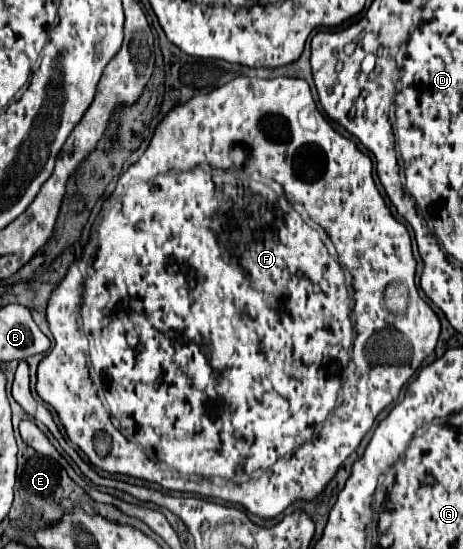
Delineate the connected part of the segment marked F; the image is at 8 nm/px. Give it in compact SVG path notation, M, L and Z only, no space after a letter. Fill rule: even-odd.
M240 76L240 78L236 78L236 80L232 80L232 82L228 82L228 84L224 84L224 86L220 86L220 88L216 88L216 90L212 90L212 92L210 92L210 94L206 94L206 96L194 96L194 98L192 98L192 100L188 100L188 102L186 102L186 104L180 104L180 106L176 106L176 108L174 108L174 110L172 110L172 112L170 112L170 114L168 114L168 116L166 116L166 118L164 118L164 120L162 120L162 122L160 122L160 126L158 126L158 128L156 128L156 132L154 132L154 136L152 136L152 140L150 140L150 146L148 146L148 148L146 148L146 152L144 152L144 154L142 154L142 156L140 156L140 160L138 160L138 162L136 162L136 164L132 164L132 166L130 166L130 168L128 168L128 170L126 170L126 172L124 172L124 174L122 174L122 178L120 178L120 180L118 180L118 186L116 186L116 189L115 189L115 190L114 190L114 192L113 192L113 193L112 193L112 195L110 195L110 196L109 196L109 198L108 198L108 199L107 199L107 200L106 200L106 201L105 201L105 202L104 202L104 203L103 203L103 205L102 205L102 209L101 209L101 211L100 211L100 213L99 213L99 217L97 217L97 218L96 218L96 220L95 220L95 222L94 222L94 224L93 224L93 226L92 226L92 230L91 230L91 236L90 236L90 238L89 238L89 240L88 240L88 242L87 242L87 243L86 243L86 245L85 245L85 246L84 246L84 247L83 247L83 249L82 249L82 254L81 254L81 257L80 257L80 258L79 258L79 259L78 259L78 260L77 260L77 266L70 266L70 270L68 270L68 274L66 274L66 276L64 276L64 280L62 280L62 282L60 282L60 284L58 284L58 286L56 286L56 290L54 290L54 292L52 292L52 298L50 298L50 302L48 302L48 310L46 310L46 318L48 318L48 324L50 324L50 332L52 332L52 336L54 336L54 342L56 342L56 344L54 344L54 348L52 348L52 350L50 350L50 352L48 352L48 354L46 354L46 356L44 356L44 360L42 360L42 362L40 362L40 364L38 364L38 384L36 384L36 390L38 390L38 394L40 394L40 396L42 396L42 398L44 398L44 400L46 400L46 402L48 402L48 404L50 404L50 406L52 406L52 408L54 408L54 410L56 410L56 412L58 412L58 416L60 416L60 420L62 420L62 424L64 424L64 428L66 428L66 434L68 434L68 438L70 438L70 440L72 440L72 442L74 442L74 444L76 444L76 446L78 446L78 448L82 448L82 450L84 450L84 454L86 454L86 456L88 456L88 458L90 458L90 462L92 462L92 464L94 464L94 466L96 466L96 468L98 468L98 470L104 470L104 472L108 472L108 474L128 474L128 476L136 476L136 478L146 478L146 480L152 480L152 482L156 482L156 484L160 484L160 486L162 486L162 488L166 488L166 490L182 490L182 492L194 492L194 494L200 494L200 496L210 496L210 498L220 498L220 500L226 500L226 502L236 502L236 504L242 504L242 506L244 506L244 508L246 508L246 510L248 510L248 512L252 512L252 514L258 514L258 516L260 516L260 518L274 518L274 516L278 516L278 514L280 514L280 512L282 512L282 510L284 510L284 508L286 508L286 506L290 506L290 504L292 504L292 502L294 502L294 500L298 500L298 498L302 498L302 500L312 500L312 498L316 498L316 496L318 496L318 494L320 494L320 492L322 492L322 490L324 490L324 486L326 486L326 484L328 484L328 482L330 482L330 480L332 480L332 478L334 478L334 474L336 474L336 472L338 472L338 468L340 468L340 466L342 466L342 462L344 462L344 458L348 458L348 456L350 456L350 454L352 454L352 452L354 452L354 450L356 450L356 448L358 448L358 444L360 444L360 442L362 442L362 438L364 438L364 436L366 436L366 432L368 432L368 430L370 430L370 428L372 428L372 424L374 424L374 420L376 420L376 416L378 416L378 414L380 414L380 412L382 412L382 408L386 408L386 406L388 406L388 404L392 404L392 402L394 402L394 400L396 400L396 398L398 398L398 394L400 394L400 388L402 388L402 386L404 386L404 384L406 384L406 382L408 382L408 378L410 378L410 376L412 376L412 374L414 374L414 372L416 372L416 370L418 370L418 366L420 366L420 364L422 364L422 360L424 360L424 358L426 358L426 356L430 356L430 354L432 354L432 352L434 352L434 346L436 346L436 342L438 342L438 339L439 339L439 336L440 336L440 331L441 331L441 323L440 323L440 320L439 320L439 318L438 318L438 316L436 316L436 312L434 312L434 310L432 310L432 308L430 308L430 306L428 306L428 304L426 304L426 302L424 302L424 300L422 300L422 298L420 298L420 294L418 294L418 290L416 290L416 286L414 286L414 274L416 274L416 260L414 260L414 258L412 258L412 240L410 240L410 234L408 234L408 228L406 228L406 226L404 226L404 224L402 224L402 222L400 222L400 220L396 220L396 218L394 218L394 216L392 216L392 212L390 212L390 208L388 208L388 206L386 206L386 202L384 202L384 198L382 198L382 196L380 196L380 192L378 192L378 188L376 188L376 184L374 184L374 178L372 178L372 160L370 160L370 156L368 156L368 154L364 154L364 152L360 152L360 150L358 150L358 148L356 148L356 144L354 144L354 142L352 142L352 140L348 140L348 138L344 138L344 136L340 136L340 134L338 134L338 132L336 132L336 130L334 130L334 128L332 128L332 126L330 126L330 124L328 124L328 122L326 122L326 118L324 118L324 116L322 116L322 114L320 114L320 112L318 112L318 108L316 108L316 102L314 102L314 98L312 98L312 92L310 92L310 86L308 86L308 82L306 82L306 80L302 80L302 78L286 78L286 76L282 76L282 78L272 78L272 80L264 80L264 78L248 78L248 76ZM306 108L308 108L308 110L310 110L310 112L312 112L312 114L310 114L310 116L308 116L308 120L304 120L304 122L302 122L302 110L306 110ZM234 146L240 146L240 148L244 148L244 152L246 152L246 164L244 164L244 166L242 166L242 168L236 168L236 166L234 166L234 164L232 164L232 160L230 160L230 156L228 156L228 150L230 150L230 148L234 148ZM256 166L266 166L266 174L268 174L268 180L272 180L272 182L278 182L278 184L282 184L282 186L284 186L284 190L286 190L286 198L288 198L288 200L286 200L286 198L284 198L284 196L280 196L280 194L276 194L276 192L275 192L275 185L274 185L274 184L271 184L271 185L272 185L272 189L270 189L270 187L269 187L269 186L266 186L266 180L264 180L264 178L254 178L254 176L260 176L260 172L256 172ZM84 258L88 258L88 259L91 259L91 264L90 264L90 268L88 268L88 269L87 269L87 276L86 276L86 277L84 277L84 278L85 278L85 281L84 281L84 278L82 278L82 274L80 274L80 270L78 270L78 268L79 268L79 262L80 262L80 260L81 260L81 259L84 259ZM342 270L343 270L343 271L344 271L344 272L345 272L345 270L348 270L348 271L349 271L349 272L350 272L350 274L352 274L352 290L354 290L354 294L352 294L352 298L354 298L354 308L352 308L352 314L354 314L354 328L356 328L356 340L354 340L354 338L352 338L352 320L350 320L350 308L348 308L348 304L350 304L350 294L348 294L348 290L346 290L346 284L344 284L344 272L342 272ZM390 282L402 282L402 284L404 284L404 286L406 286L406 288L408 288L408 292L410 292L410 308L408 308L408 312L406 312L406 314L392 314L392 312L388 312L388 310L386 310L386 308L384 308L384 304L382 304L382 302L384 302L384 288L386 288L386 286L388 286L388 284L390 284ZM88 360L90 360L90 366L92 366L92 368L94 368L94 370L98 370L98 374L100 374L100 378L102 378L102 388L104 388L104 400L102 400L102 398L100 398L100 394L98 394L98 388L96 388L96 386L94 386L94 382L92 382L92 378L90 378L90 374L88 374ZM340 362L349 362L349 364L348 364L348 365L347 365L347 367L346 367L346 368L345 368L345 369L344 369L344 370L343 370L343 371L342 371L342 370L340 370ZM370 390L378 390L378 392L380 392L380 394L378 394L378 406L372 406L372 408L370 408ZM158 462L160 462L160 464L166 464L166 466L168 466L168 468L170 468L170 470L174 470L174 472L178 472L178 474L180 474L180 476L190 476L190 478L206 478L206 480L232 480L232 482L236 482L236 484L224 484L224 488L216 488L216 484L192 484L192 480L180 480L180 476L172 476L172 472L164 472L164 468L160 468L160 464L158 464ZM238 474L246 474L246 480L242 480L242 482L240 482L240 480L238 480Z

